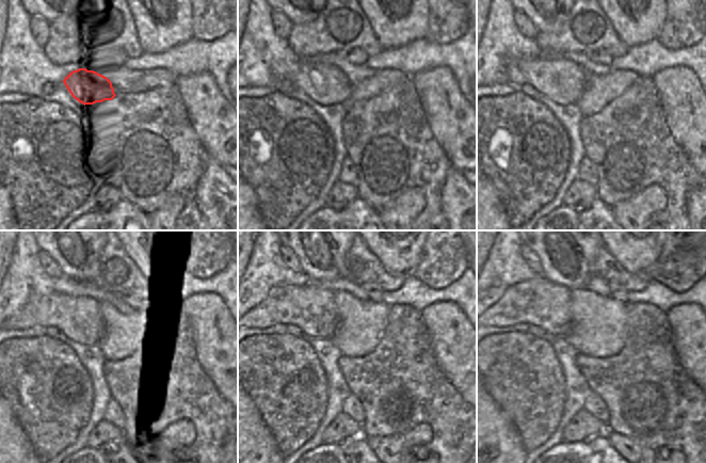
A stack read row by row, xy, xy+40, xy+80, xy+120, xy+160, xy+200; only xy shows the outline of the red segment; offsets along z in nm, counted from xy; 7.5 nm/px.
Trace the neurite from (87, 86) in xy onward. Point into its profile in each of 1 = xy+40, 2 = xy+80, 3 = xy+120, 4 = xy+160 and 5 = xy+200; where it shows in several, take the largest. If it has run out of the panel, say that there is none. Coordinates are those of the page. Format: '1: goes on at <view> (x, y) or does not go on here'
1: goes on at xy+40 (323, 83)
2: goes on at xy+80 (560, 80)
3: goes on at xy+120 (80, 319)
4: goes on at xy+160 (313, 309)
5: goes on at xy+200 (540, 302)

